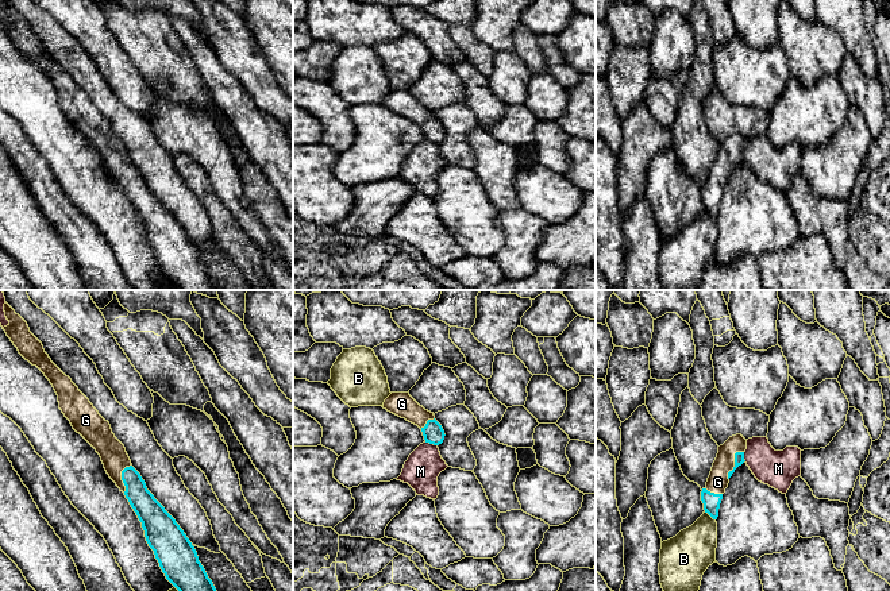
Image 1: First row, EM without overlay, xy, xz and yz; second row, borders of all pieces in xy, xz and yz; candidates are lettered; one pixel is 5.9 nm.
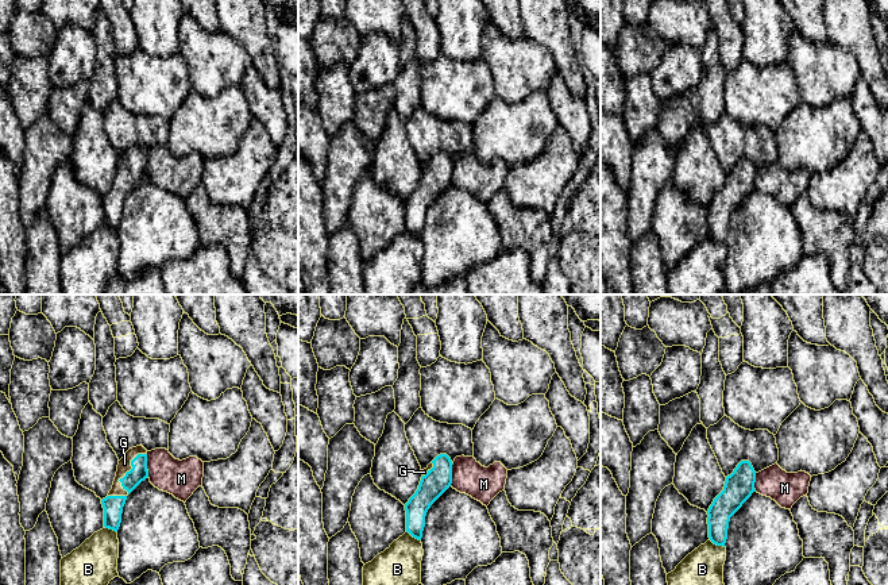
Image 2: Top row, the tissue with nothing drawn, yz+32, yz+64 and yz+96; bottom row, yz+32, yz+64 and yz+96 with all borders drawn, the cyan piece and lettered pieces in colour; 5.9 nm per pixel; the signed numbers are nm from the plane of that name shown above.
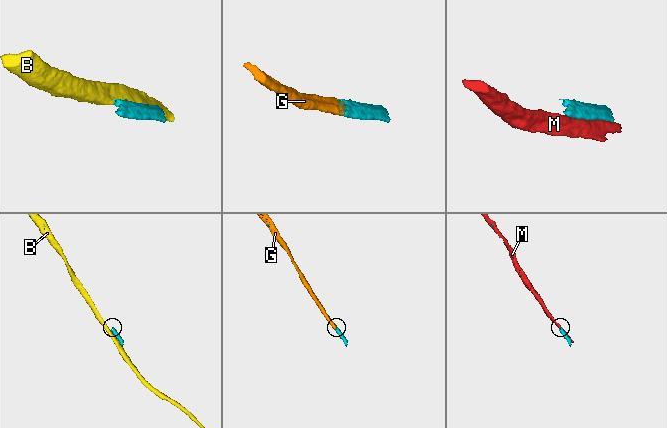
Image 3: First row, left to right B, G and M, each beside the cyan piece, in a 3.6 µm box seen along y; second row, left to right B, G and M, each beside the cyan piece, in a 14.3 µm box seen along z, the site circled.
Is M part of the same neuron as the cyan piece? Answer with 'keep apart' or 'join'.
keep apart

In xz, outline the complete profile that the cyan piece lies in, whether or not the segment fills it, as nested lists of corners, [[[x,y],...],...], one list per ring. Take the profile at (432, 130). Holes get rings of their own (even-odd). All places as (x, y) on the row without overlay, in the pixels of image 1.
[[[392,90],[384,100],[384,107],[417,123],[425,140],[439,143],[444,138],[444,128],[434,111],[420,104],[409,90]]]

